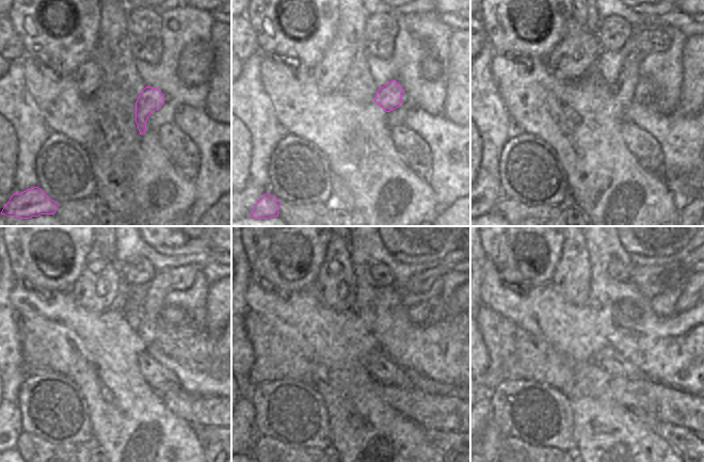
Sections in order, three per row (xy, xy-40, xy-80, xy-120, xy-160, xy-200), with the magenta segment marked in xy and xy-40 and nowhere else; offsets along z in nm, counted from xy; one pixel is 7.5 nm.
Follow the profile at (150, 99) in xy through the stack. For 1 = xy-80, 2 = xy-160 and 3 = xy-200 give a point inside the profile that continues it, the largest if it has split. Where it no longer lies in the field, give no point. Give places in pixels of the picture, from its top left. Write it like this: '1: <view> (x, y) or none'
1: xy-80 (644, 41)
2: xy-160 (421, 282)
3: xy-200 (678, 275)

